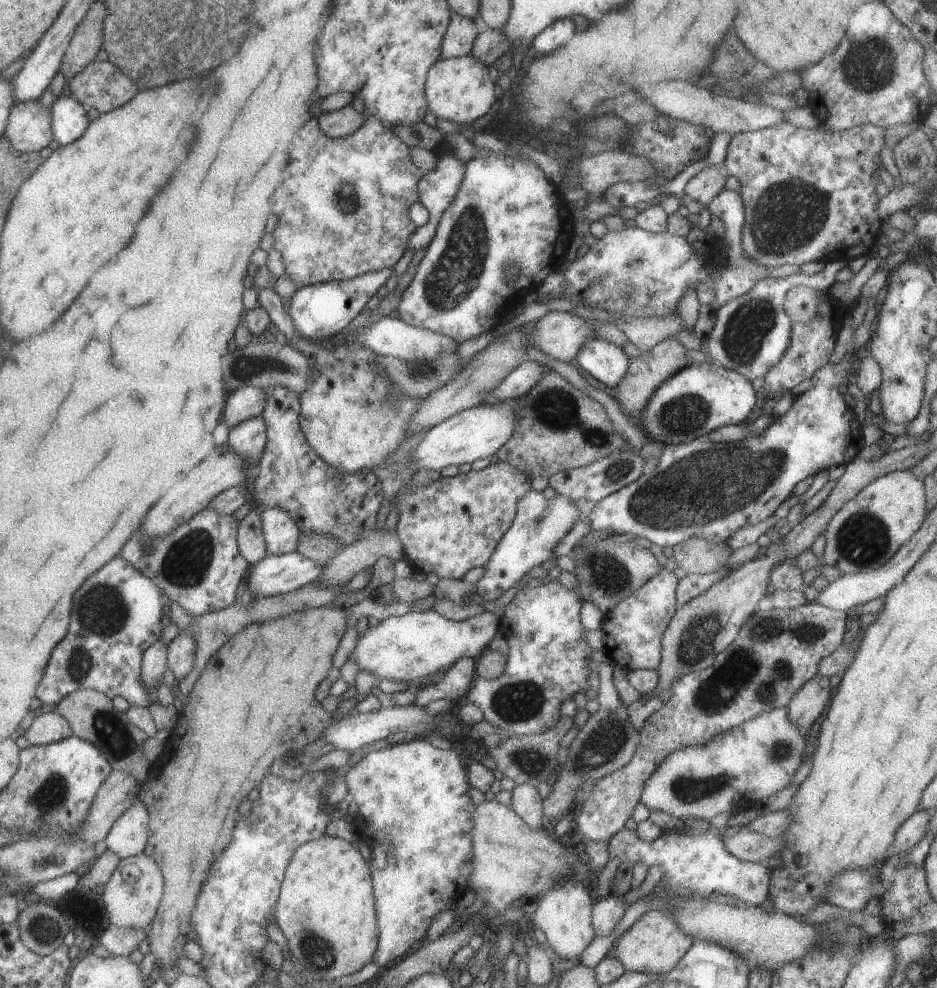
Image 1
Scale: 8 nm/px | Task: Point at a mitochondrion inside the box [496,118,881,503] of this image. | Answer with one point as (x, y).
(786, 218)

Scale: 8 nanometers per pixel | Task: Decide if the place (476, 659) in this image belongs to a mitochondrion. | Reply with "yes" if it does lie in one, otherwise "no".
no

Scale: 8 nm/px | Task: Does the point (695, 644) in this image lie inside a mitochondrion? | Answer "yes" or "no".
yes

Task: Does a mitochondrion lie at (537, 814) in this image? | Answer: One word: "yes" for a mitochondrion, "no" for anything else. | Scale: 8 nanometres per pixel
no

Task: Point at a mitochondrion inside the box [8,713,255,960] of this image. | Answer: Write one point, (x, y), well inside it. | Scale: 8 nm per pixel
(52, 794)

